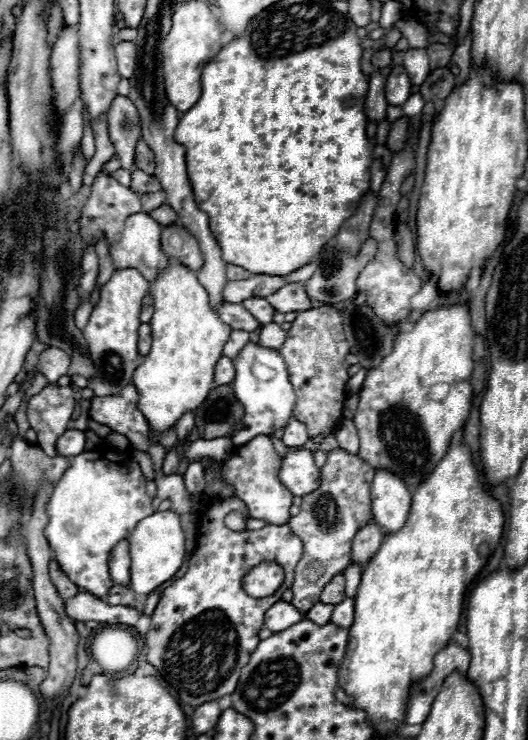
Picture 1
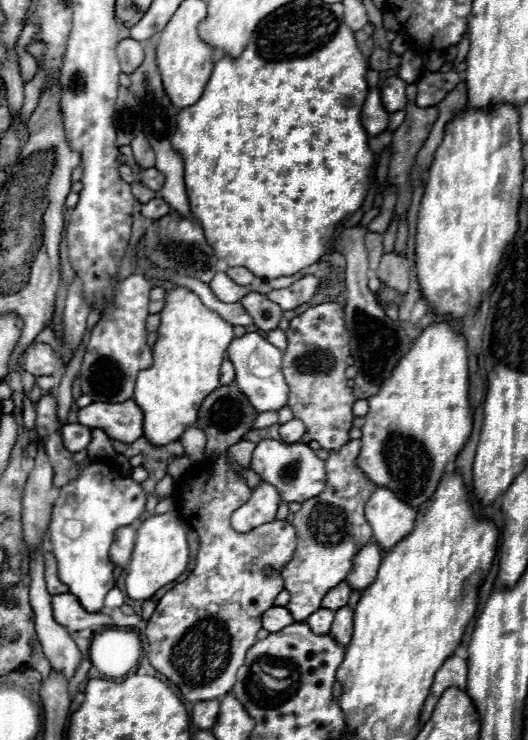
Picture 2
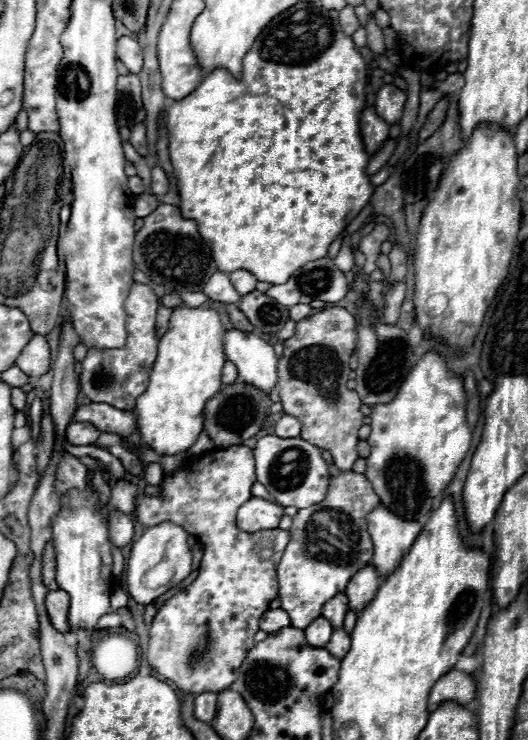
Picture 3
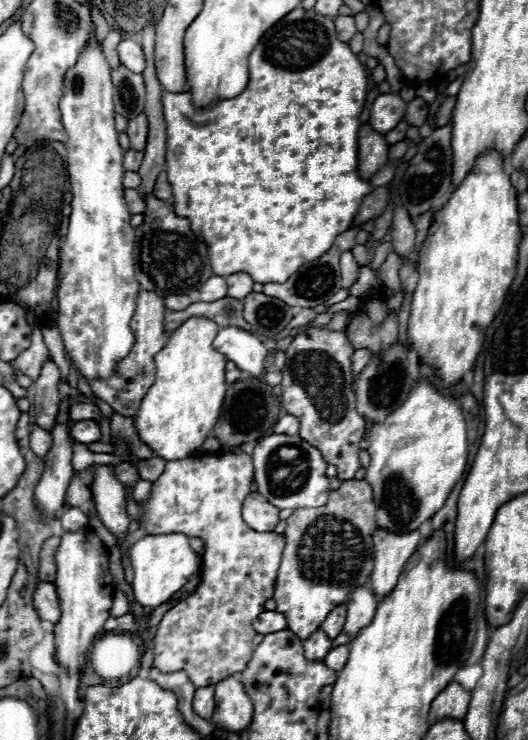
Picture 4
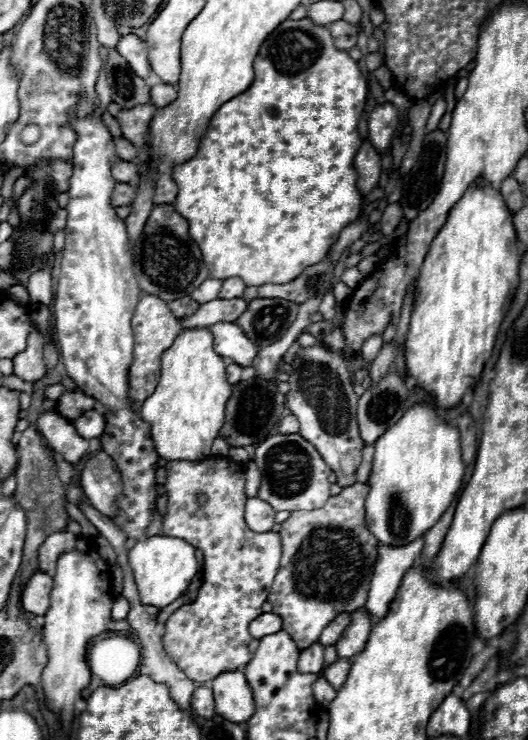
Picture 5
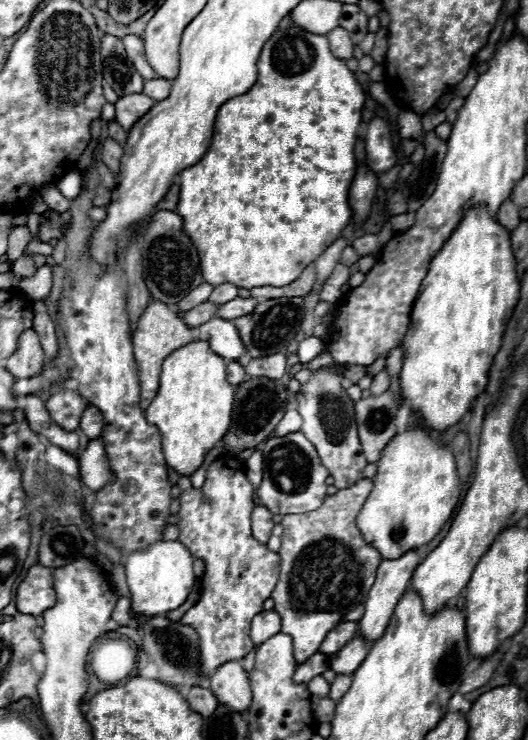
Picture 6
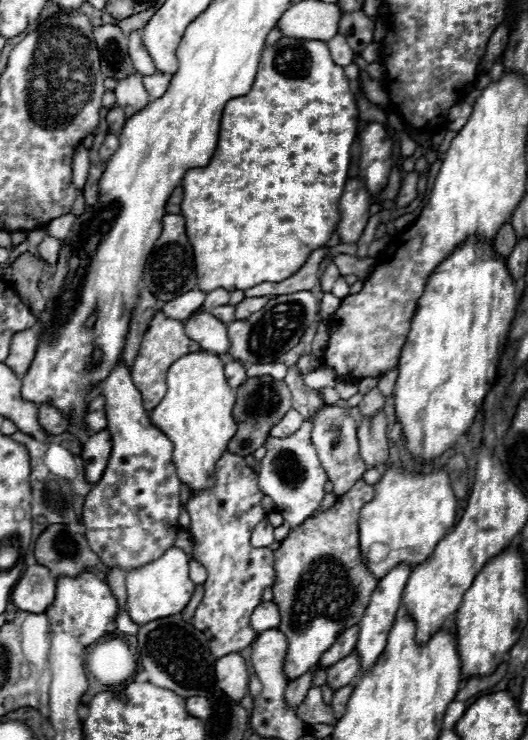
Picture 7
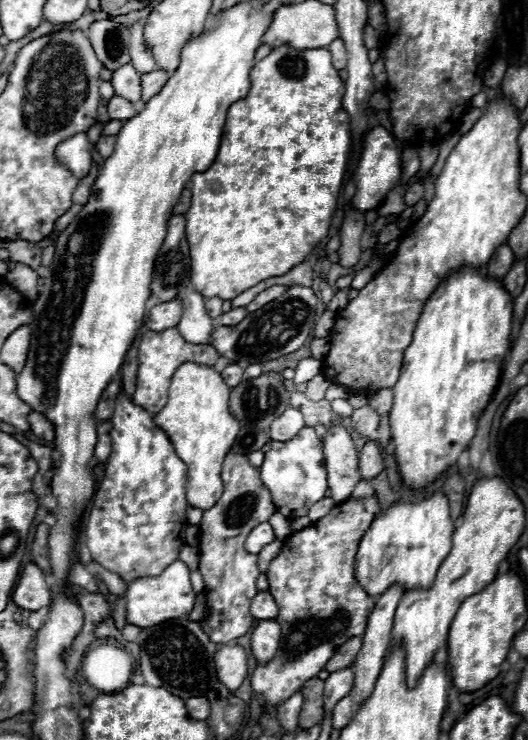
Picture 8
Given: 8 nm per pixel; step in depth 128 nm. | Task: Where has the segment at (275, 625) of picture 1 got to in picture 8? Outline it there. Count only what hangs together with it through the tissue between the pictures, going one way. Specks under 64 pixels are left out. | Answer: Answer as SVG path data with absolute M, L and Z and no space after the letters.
M258 592L250 604L250 612L256 620L274 620L278 616L278 608L270 592Z

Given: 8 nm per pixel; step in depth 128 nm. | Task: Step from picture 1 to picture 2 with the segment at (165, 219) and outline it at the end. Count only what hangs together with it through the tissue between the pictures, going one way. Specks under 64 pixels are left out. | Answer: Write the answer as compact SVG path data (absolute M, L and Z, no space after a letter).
M160 196L152 198L150 202L142 204L142 208L140 208L140 214L146 216L146 218L152 218L152 220L156 220L156 218L160 218L160 216L166 216L168 212L170 212L170 206L168 206Z

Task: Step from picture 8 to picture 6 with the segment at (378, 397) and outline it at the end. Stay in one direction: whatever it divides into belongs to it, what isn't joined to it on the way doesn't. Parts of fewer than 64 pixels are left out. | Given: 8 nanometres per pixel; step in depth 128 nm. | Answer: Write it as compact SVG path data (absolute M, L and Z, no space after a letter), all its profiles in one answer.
M398 346L398 348L394 348L394 350L390 352L390 356L386 358L386 372L388 372L388 376L392 378L392 376L396 376L396 374L400 372L400 368L402 368L402 348Z

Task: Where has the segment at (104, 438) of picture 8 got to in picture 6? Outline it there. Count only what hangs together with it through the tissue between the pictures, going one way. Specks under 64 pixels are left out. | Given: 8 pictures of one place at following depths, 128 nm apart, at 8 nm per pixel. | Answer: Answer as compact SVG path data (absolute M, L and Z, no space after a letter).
M102 438L90 440L78 460L80 460L80 480L92 492L96 492L96 488L102 488L104 484L108 484L108 480L112 480L112 472L110 472L108 456L104 452Z

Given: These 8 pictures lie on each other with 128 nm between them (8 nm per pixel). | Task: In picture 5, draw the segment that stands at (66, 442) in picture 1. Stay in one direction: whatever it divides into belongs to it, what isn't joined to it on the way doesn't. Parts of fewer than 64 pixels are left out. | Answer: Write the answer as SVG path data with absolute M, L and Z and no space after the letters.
M88 410L80 418L74 420L74 426L76 426L78 434L86 440L100 438L102 430L104 430L104 416L98 410Z

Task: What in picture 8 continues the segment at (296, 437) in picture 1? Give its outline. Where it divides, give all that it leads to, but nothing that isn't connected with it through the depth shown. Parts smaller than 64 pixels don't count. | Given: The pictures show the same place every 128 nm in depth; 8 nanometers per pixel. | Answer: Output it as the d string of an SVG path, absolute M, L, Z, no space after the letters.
M288 408L282 416L272 422L272 440L292 440L304 428L304 418L296 408Z

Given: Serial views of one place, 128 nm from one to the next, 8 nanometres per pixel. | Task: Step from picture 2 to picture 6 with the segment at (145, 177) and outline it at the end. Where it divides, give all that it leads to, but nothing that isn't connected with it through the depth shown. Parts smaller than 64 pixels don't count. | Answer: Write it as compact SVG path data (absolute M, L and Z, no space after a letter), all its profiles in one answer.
M174 184L174 186L168 190L168 194L164 196L164 200L162 200L156 208L158 208L158 210L176 210L178 194L180 194L180 186L178 186L178 184Z

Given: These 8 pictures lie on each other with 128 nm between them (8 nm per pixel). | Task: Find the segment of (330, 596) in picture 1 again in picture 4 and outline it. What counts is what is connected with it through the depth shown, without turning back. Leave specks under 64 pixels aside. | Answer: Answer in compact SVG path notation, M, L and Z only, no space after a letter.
M340 604L340 606L336 606L336 608L328 614L328 618L326 618L324 624L320 626L320 630L322 630L330 640L334 640L334 638L342 632L344 622L346 622L346 604Z

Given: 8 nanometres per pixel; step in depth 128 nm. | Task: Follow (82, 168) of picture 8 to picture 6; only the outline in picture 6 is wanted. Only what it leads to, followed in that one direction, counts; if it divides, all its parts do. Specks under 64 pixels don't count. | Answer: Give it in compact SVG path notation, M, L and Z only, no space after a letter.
M72 170L70 174L62 176L60 182L56 182L56 188L70 200L74 200L80 194L80 184L82 184L82 176L78 170Z

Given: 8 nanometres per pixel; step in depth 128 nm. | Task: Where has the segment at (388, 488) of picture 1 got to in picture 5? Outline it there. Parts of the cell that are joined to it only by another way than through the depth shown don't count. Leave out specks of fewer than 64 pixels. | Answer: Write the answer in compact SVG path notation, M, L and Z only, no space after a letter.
M418 538L408 546L378 546L378 560L372 574L370 594L364 610L370 614L372 622L380 622L386 612L388 604L396 596L396 588L400 588L400 580L410 570L410 566L416 562L424 546L424 540Z

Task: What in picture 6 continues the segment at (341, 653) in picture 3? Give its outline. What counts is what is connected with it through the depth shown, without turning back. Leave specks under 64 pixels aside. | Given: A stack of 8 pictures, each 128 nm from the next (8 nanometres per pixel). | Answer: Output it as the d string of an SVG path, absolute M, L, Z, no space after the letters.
M336 676L336 680L330 686L330 698L338 702L348 692L350 686L352 686L352 676Z

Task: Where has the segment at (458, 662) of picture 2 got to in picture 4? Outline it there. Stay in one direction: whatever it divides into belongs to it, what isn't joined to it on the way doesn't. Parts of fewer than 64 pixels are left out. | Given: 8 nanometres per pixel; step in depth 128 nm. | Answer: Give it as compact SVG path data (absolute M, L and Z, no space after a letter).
M452 682L432 702L428 724L436 724L436 722L440 722L444 718L452 718L452 720L462 722L466 718L468 704L470 704L470 692L464 690L460 684Z

